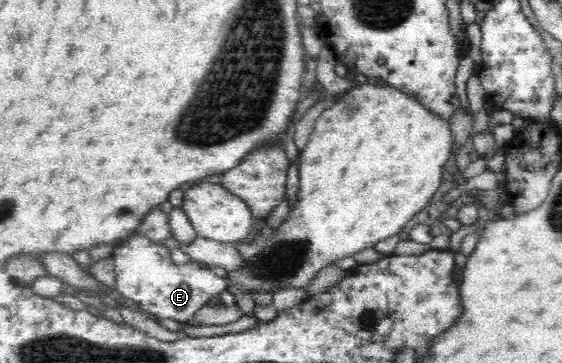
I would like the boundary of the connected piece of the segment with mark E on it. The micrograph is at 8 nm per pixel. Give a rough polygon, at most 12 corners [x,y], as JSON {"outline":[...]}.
{"outline":[[140,234],[113,248],[116,290],[188,323],[230,286]]}

